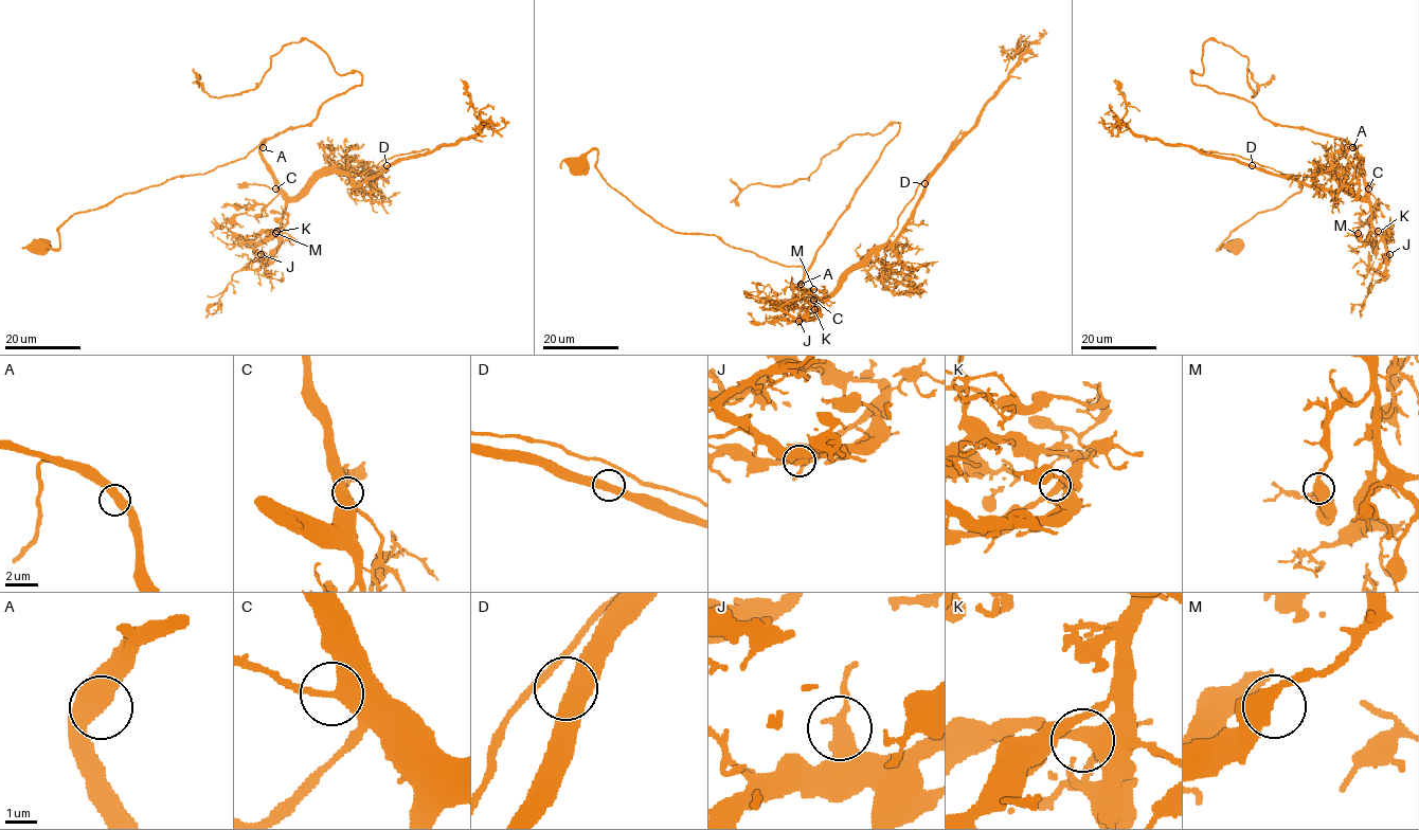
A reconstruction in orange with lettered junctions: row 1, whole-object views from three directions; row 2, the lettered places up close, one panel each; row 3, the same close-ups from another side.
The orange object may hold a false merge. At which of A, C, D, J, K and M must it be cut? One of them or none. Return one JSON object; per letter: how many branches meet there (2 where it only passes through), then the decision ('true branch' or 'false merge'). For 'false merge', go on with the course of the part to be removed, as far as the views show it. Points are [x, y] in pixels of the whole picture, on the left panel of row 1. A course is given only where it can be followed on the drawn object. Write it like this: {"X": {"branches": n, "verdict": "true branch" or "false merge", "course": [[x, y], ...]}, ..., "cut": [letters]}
{"A": {"branches": 2, "verdict": "true branch"}, "C": {"branches": 2, "verdict": "true branch"}, "D": {"branches": 2, "verdict": "true branch"}, "J": {"branches": 2, "verdict": "true branch"}, "K": {"branches": 2, "verdict": "true branch"}, "M": {"branches": 2, "verdict": "true branch"}, "cut": []}

